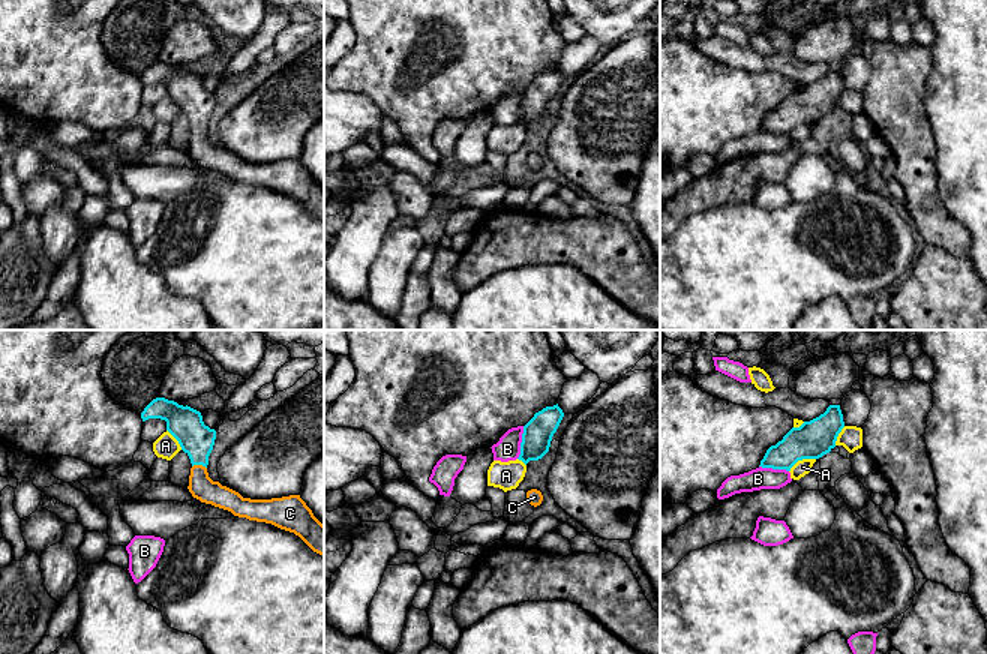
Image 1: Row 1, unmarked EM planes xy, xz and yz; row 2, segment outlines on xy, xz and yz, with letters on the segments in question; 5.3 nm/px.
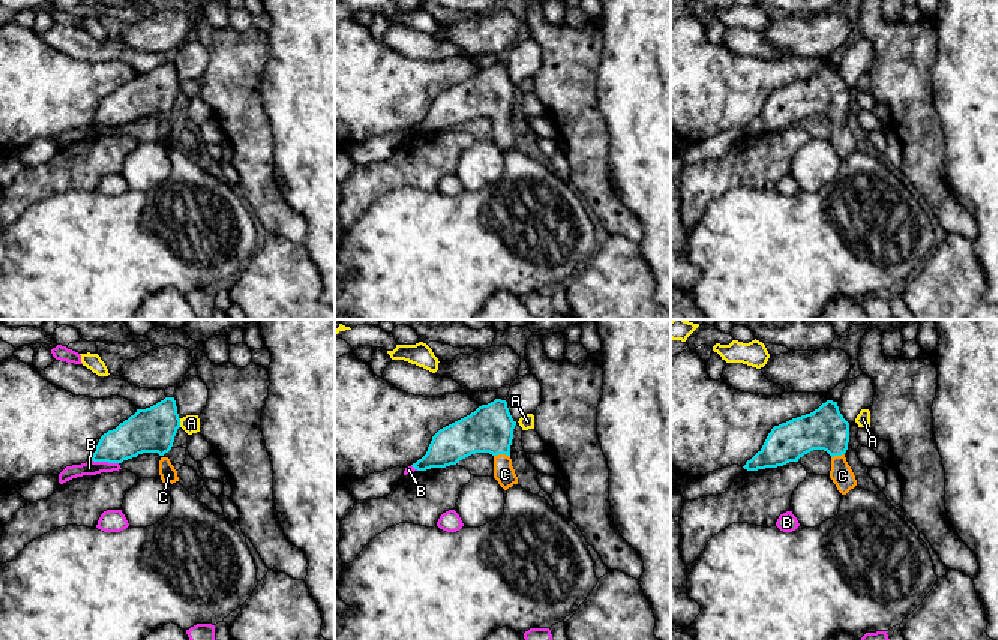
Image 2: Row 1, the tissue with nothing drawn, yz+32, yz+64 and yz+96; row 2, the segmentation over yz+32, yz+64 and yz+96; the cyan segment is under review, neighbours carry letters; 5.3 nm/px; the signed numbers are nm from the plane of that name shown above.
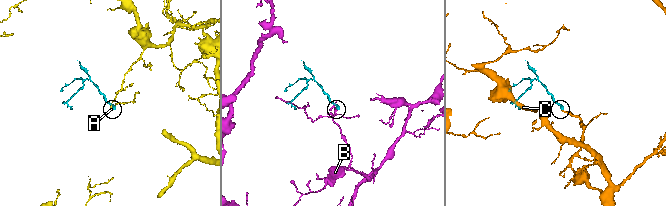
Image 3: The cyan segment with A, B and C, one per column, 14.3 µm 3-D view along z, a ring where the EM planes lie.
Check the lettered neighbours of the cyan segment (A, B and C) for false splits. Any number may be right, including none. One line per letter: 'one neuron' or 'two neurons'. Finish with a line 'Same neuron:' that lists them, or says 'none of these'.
A: two neurons
B: two neurons
C: one neuron
Same neuron: C

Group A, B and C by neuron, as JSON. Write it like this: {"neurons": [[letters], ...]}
{"neurons": [["A"], ["B"], ["C"]]}

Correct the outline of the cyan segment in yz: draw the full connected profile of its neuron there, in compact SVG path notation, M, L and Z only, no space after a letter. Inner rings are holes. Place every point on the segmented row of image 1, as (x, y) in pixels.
M830 405L824 414L792 428L782 441L771 446L759 466L790 471L798 460L819 459L836 447L843 428L840 405Z

